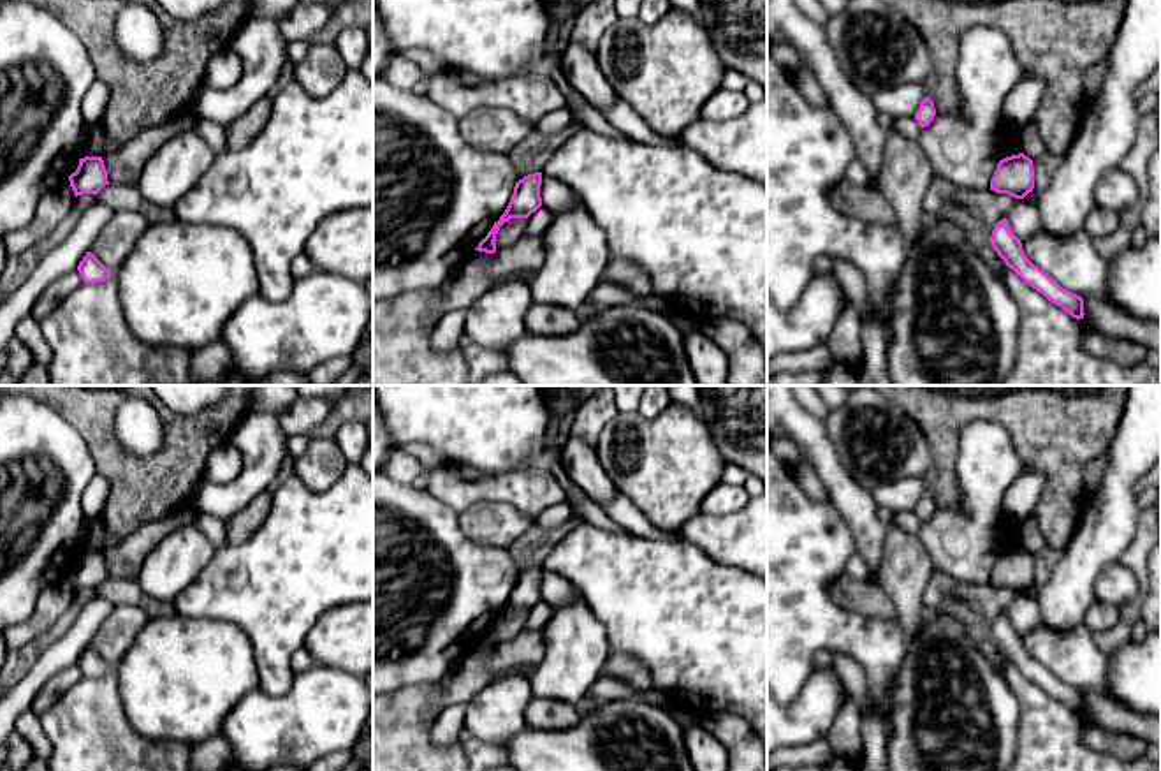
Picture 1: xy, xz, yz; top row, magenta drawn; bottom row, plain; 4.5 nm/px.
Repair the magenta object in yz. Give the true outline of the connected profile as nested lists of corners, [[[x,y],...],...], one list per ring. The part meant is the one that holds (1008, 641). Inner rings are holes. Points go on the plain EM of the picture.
[[[1006,613],[992,625],[990,637],[1004,658],[1026,678],[1041,687],[1048,695],[1061,701],[1073,713],[1084,713],[1084,694],[1062,683],[1052,671],[1034,660],[1024,648],[1020,634],[1013,628]]]

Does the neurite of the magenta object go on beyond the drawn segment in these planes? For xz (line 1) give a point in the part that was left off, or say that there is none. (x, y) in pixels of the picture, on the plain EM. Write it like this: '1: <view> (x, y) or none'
1: none

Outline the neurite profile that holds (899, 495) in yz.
[[[920,477],[887,481],[871,489],[878,507],[887,507],[892,512],[915,510],[920,496],[927,491],[927,484]]]

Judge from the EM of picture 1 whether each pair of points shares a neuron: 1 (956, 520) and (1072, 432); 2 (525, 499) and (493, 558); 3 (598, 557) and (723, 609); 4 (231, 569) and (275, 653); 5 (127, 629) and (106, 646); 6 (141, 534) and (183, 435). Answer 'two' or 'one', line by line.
1: two
2: two
3: one
4: one
5: one
6: two

